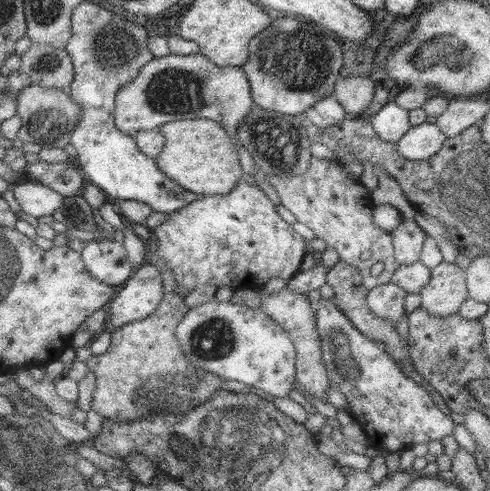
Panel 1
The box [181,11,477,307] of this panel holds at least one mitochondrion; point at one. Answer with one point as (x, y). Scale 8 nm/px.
(289, 55)

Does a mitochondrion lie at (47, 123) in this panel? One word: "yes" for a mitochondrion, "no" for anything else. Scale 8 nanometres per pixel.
yes

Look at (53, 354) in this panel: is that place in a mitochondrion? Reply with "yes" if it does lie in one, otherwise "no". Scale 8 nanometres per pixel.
no

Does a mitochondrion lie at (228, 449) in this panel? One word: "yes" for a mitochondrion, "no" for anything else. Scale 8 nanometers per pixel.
yes

